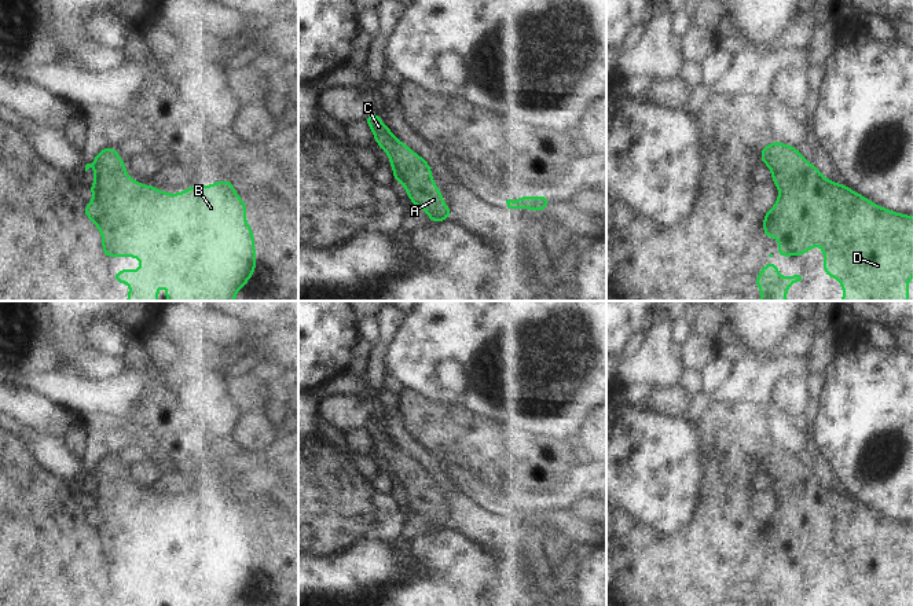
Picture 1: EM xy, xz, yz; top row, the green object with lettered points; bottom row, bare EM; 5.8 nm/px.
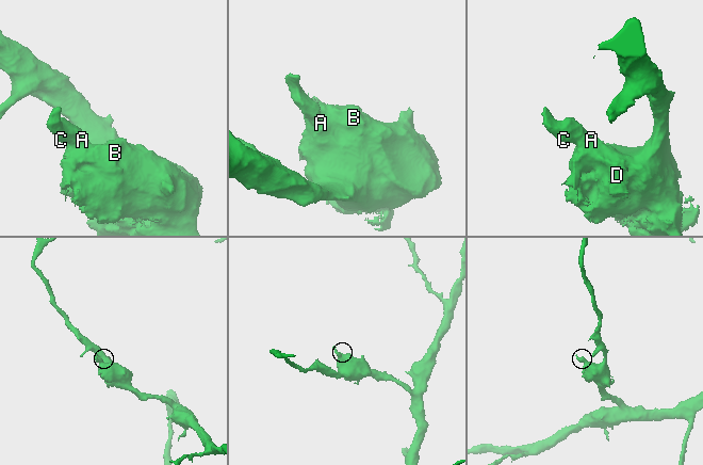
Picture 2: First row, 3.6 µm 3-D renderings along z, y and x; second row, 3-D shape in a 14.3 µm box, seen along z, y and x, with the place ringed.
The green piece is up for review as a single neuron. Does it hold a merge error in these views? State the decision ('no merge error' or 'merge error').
no merge error

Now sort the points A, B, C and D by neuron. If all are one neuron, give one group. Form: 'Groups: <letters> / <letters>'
Groups: A B C D.

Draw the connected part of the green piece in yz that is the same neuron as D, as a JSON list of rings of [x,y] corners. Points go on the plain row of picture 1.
[[[774,448],[760,458],[760,470],[771,478],[771,489],[780,503],[774,514],[763,522],[764,546],[777,546],[777,565],[806,562],[813,554],[824,558],[824,581],[840,588],[846,599],[842,606],[909,606],[909,587],[913,584],[913,525],[880,515],[844,492],[822,484],[815,471],[808,471],[798,455]]]

